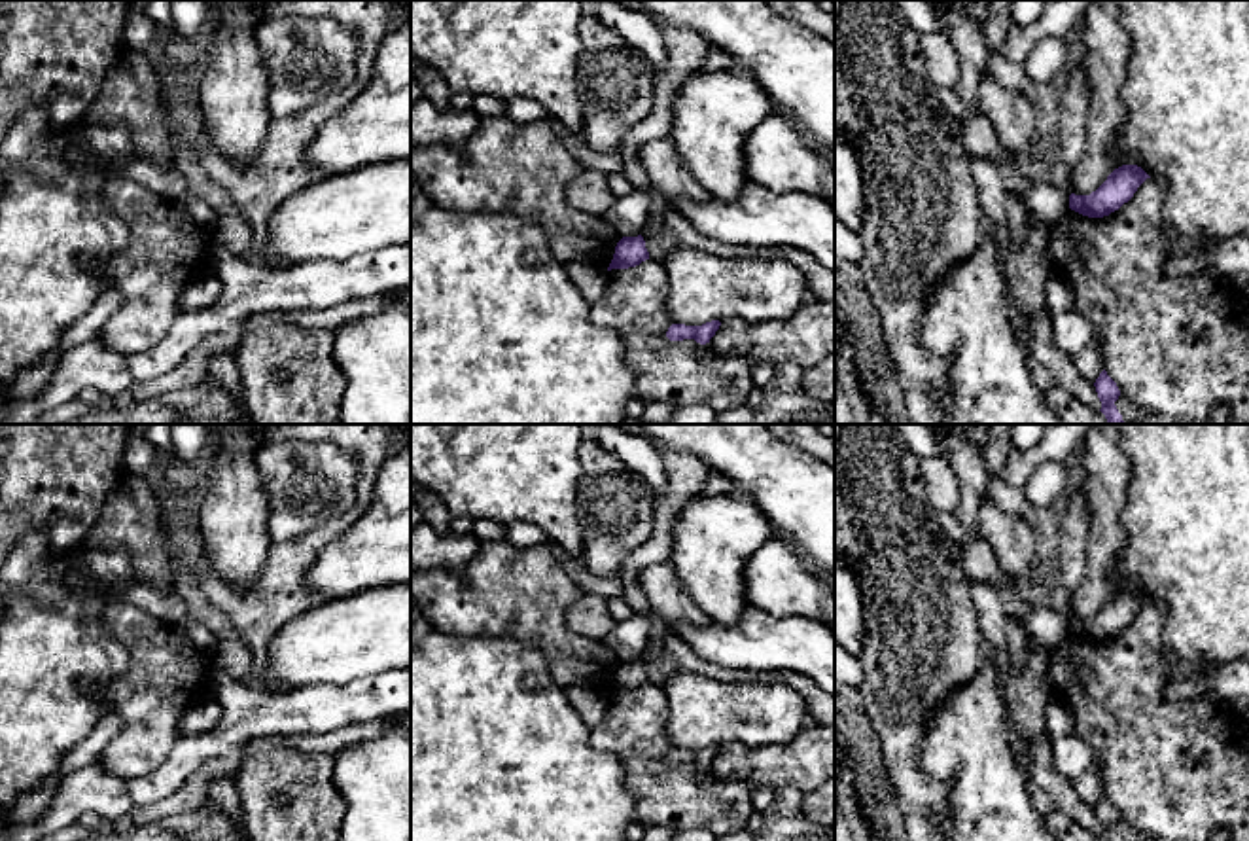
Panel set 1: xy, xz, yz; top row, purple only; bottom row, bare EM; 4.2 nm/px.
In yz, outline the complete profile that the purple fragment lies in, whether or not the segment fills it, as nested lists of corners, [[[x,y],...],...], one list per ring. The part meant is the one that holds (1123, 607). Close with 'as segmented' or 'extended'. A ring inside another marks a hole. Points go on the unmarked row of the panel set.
[[[1122,589],[1090,619],[1071,617],[1069,633],[1088,642],[1109,640],[1128,627],[1147,602],[1151,600],[1141,591]]]; as segmented

